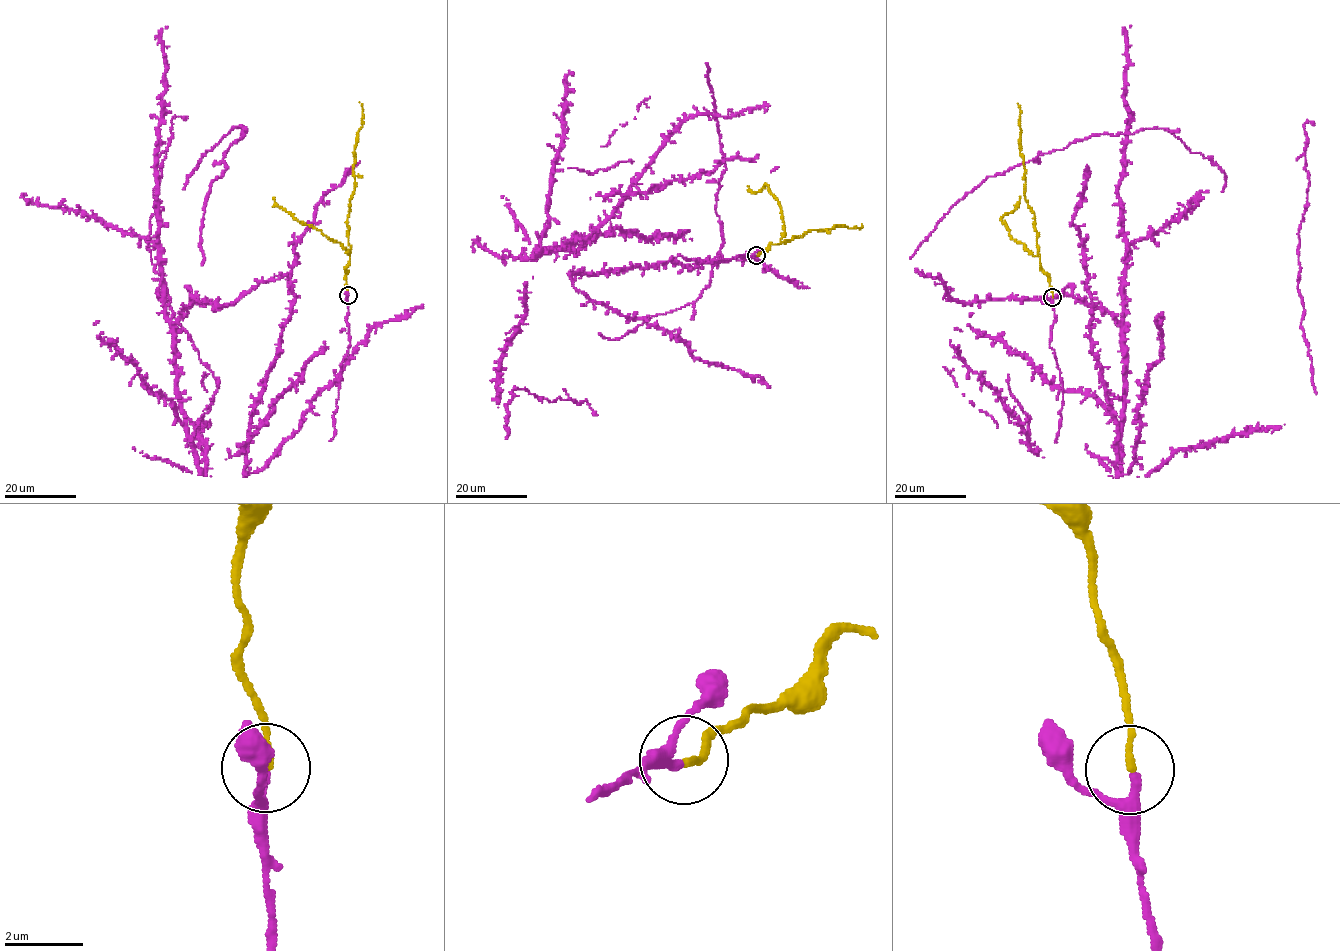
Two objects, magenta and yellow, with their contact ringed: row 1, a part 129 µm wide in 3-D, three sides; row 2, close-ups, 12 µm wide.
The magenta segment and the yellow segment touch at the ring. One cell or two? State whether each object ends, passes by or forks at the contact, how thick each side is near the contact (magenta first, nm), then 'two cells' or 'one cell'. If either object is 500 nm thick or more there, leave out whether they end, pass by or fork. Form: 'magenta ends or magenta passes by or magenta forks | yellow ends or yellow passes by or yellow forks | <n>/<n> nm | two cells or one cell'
magenta passes by | yellow ends | 200/180 nm | one cell

